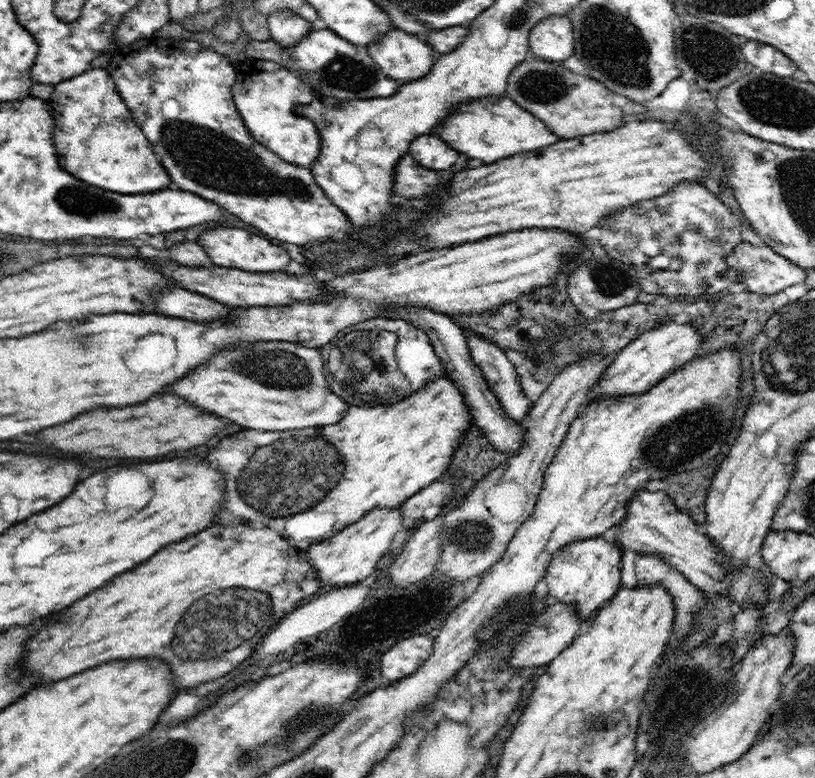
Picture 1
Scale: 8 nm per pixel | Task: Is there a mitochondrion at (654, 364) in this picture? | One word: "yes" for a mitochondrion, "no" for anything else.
no

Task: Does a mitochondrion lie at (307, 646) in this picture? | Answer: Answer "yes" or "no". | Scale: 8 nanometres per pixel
no

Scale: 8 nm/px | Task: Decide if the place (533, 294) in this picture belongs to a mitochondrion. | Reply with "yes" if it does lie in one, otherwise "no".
no

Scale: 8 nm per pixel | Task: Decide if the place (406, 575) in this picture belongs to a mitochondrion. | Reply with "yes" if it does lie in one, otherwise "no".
no

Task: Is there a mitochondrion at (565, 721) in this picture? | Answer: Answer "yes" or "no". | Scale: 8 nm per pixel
no

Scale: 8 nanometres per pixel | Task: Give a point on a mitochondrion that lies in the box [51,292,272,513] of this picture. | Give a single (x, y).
(81, 341)

